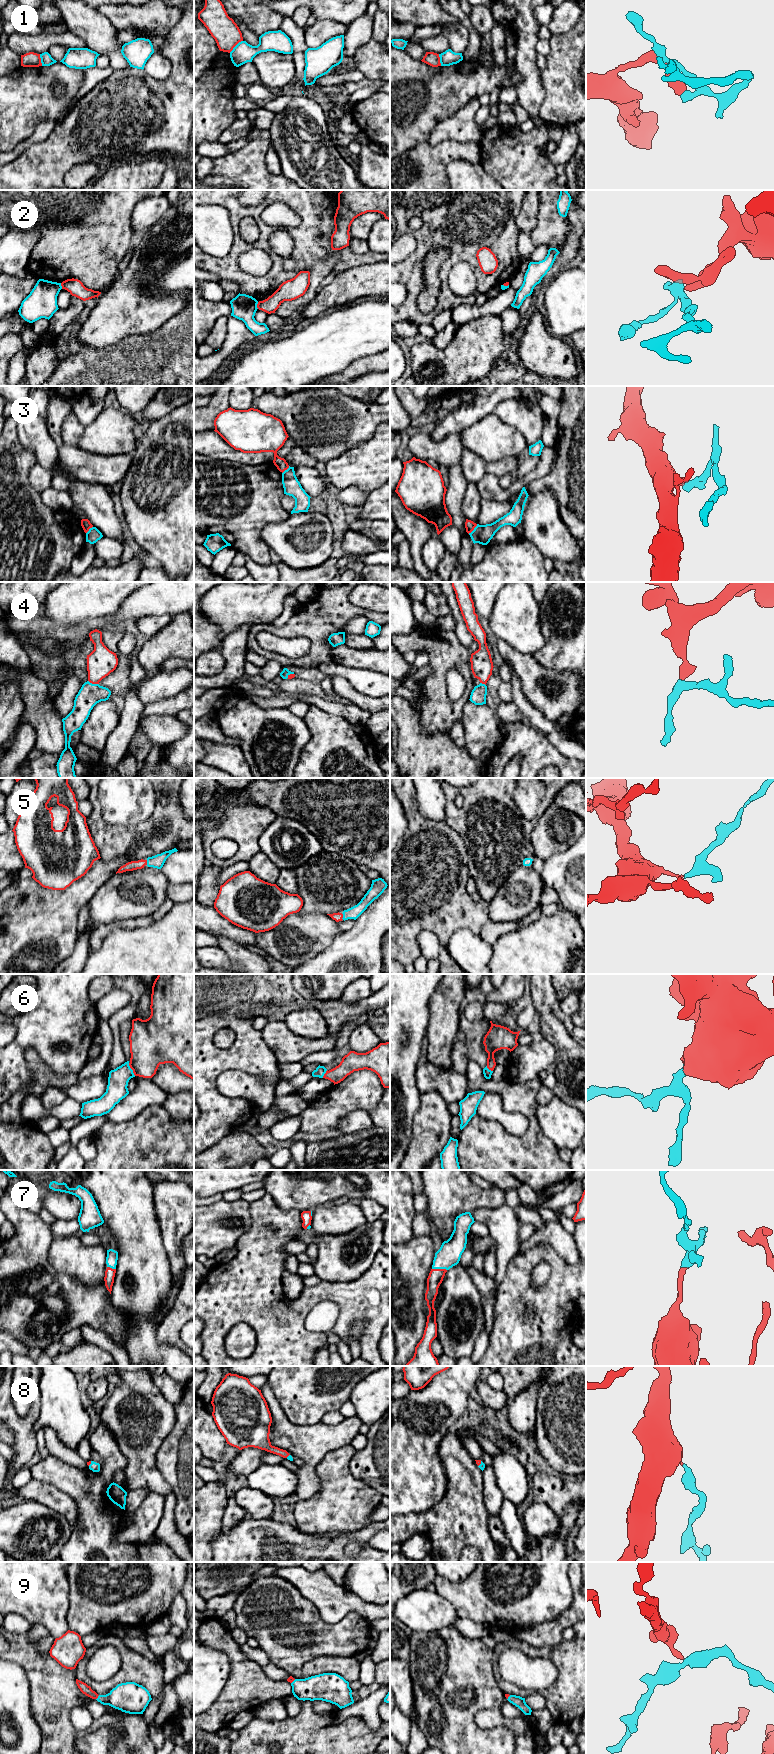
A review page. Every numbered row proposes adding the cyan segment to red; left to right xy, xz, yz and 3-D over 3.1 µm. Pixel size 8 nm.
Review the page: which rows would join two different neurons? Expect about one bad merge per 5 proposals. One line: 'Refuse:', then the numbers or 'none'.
Refuse: 1, 2, 3

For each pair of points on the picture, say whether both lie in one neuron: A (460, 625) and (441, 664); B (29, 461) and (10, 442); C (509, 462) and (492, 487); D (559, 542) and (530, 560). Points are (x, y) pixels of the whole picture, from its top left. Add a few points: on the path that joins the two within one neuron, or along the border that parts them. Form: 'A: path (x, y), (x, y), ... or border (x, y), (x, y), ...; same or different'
A: border (452, 630), (457, 640), (468, 650); different
B: path (24, 456), (15, 447); same
C: border (487, 472), (498, 478); different
D: border (522, 538), (529, 541), (543, 557); different

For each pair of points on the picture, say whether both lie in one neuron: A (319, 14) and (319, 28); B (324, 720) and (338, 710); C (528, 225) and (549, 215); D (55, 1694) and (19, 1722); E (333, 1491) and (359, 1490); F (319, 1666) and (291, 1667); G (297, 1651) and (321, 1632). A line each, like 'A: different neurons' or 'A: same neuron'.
A: different neurons
B: different neurons
C: different neurons
D: different neurons
E: same neuron
F: different neurons
G: same neuron

